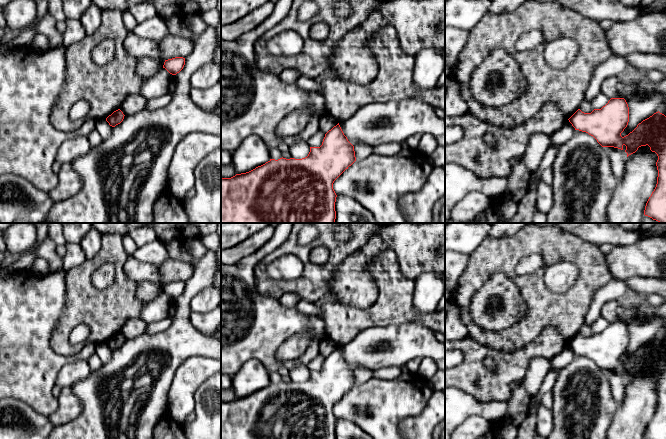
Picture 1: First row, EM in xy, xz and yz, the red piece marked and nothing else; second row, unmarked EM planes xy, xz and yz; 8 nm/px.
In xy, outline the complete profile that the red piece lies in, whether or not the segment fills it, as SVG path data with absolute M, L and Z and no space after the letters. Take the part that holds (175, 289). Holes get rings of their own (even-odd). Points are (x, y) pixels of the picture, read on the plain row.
M175 281L165 284L163 292L165 292L170 298L176 299L179 297L185 289L185 282Z

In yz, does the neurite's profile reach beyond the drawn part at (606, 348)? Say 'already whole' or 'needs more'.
already whole

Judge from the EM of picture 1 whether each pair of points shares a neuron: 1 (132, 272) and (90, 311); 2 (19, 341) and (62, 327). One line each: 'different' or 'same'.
1: different
2: different

